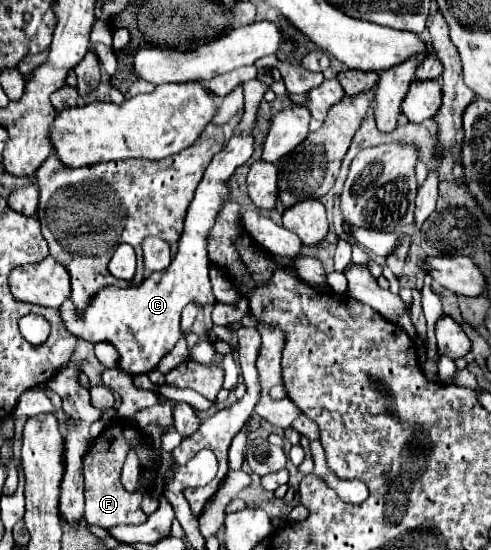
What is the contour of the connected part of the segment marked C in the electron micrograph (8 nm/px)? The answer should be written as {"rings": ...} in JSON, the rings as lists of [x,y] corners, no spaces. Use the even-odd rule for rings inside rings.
{"rings":[[[238,133],[234,135],[228,145],[214,155],[210,161],[204,181],[196,189],[196,197],[188,207],[184,233],[178,243],[178,253],[170,267],[162,273],[154,273],[152,277],[144,279],[142,285],[132,289],[102,289],[94,299],[92,305],[84,311],[84,317],[76,317],[76,309],[72,307],[72,301],[68,299],[60,307],[60,319],[64,321],[64,327],[82,339],[88,339],[92,343],[96,341],[110,341],[118,351],[118,369],[128,375],[140,375],[150,373],[156,369],[160,359],[172,351],[172,347],[182,339],[180,329],[180,313],[182,309],[196,301],[206,305],[214,303],[212,297],[212,285],[208,281],[208,253],[206,253],[206,237],[214,225],[216,213],[226,201],[226,195],[230,191],[228,179],[232,177],[234,169],[244,165],[254,151],[254,133]]]}

